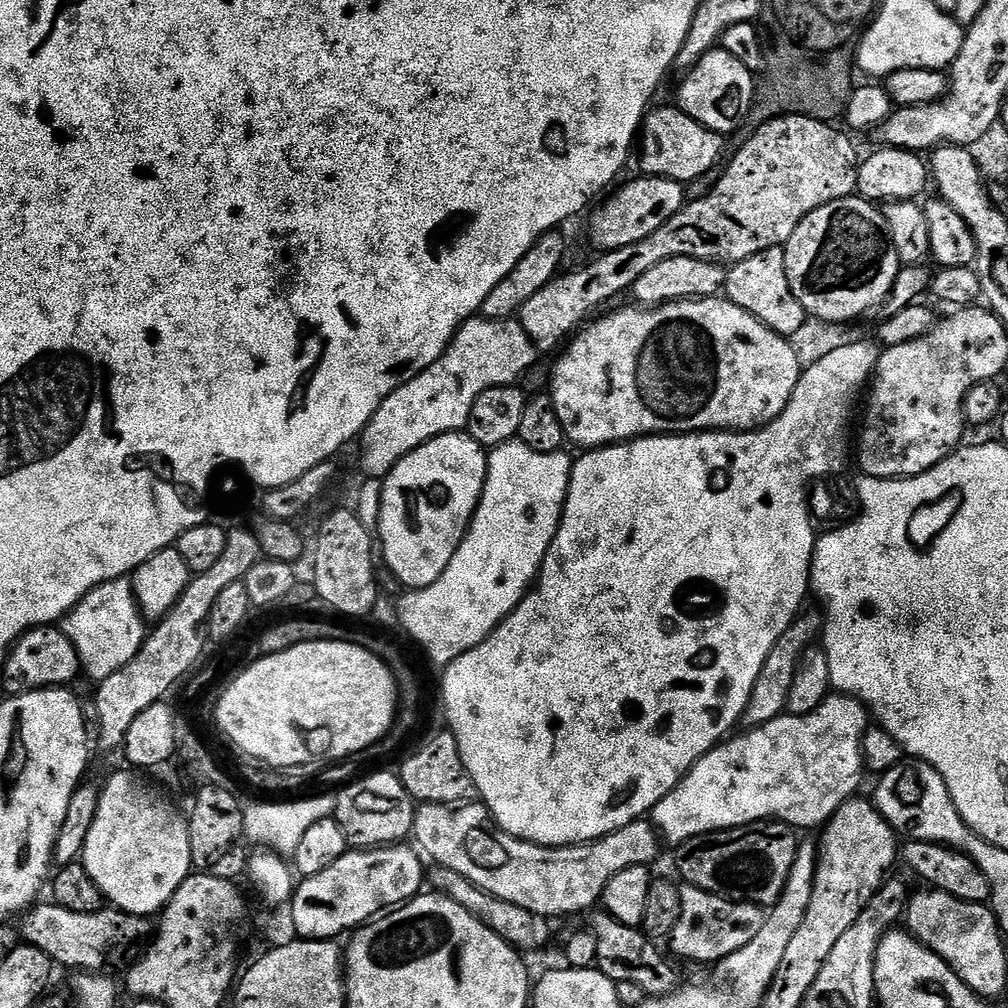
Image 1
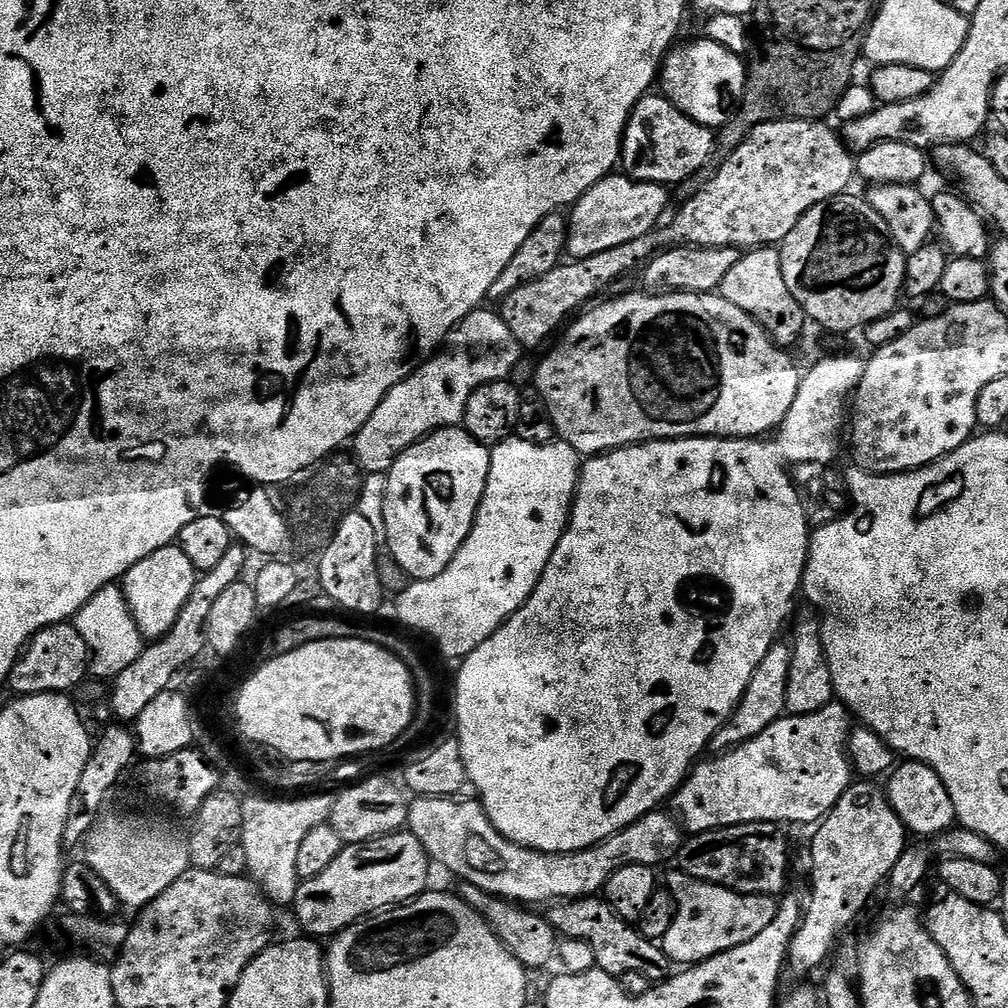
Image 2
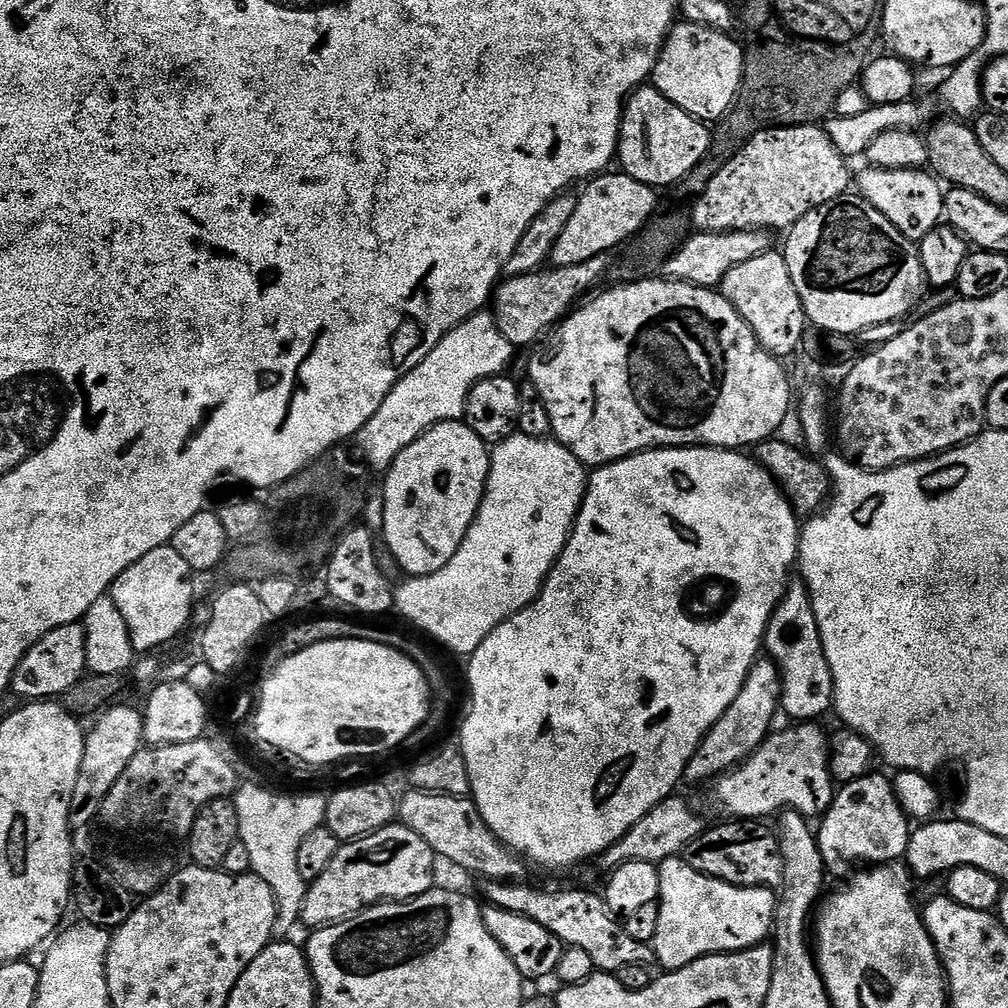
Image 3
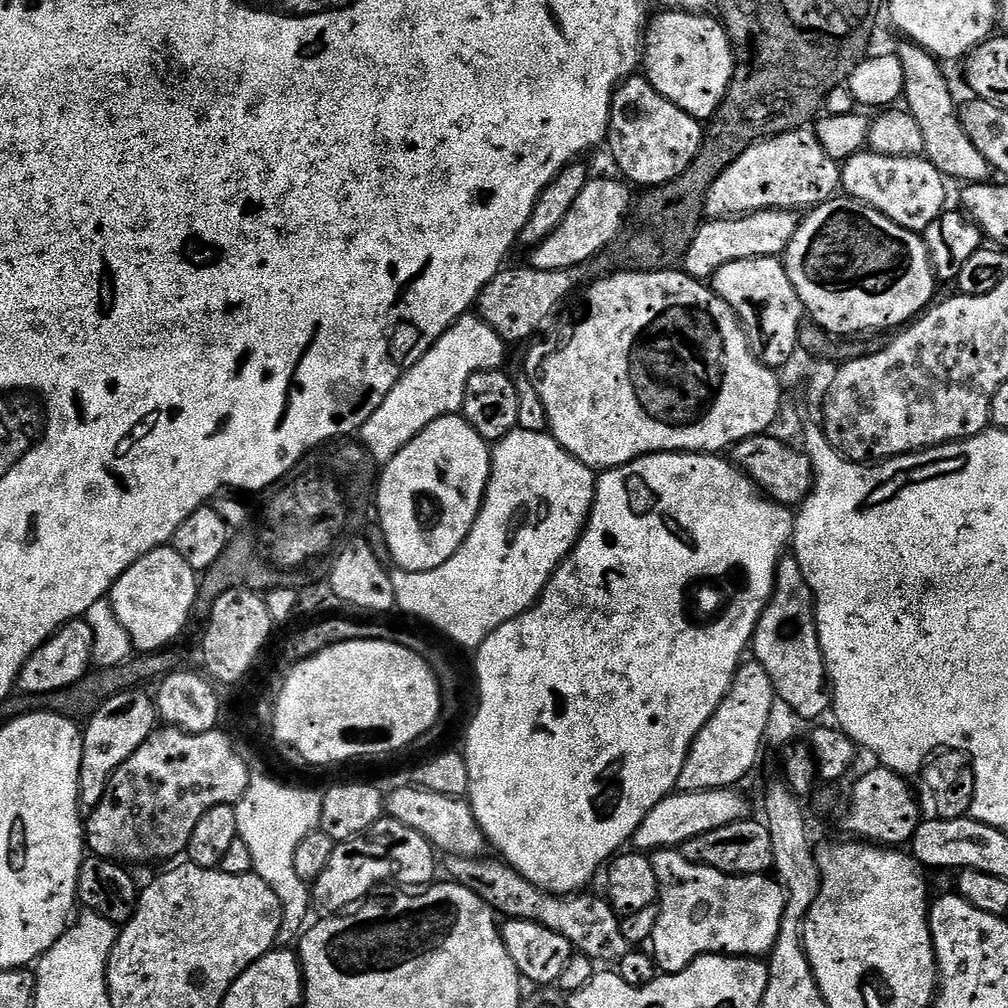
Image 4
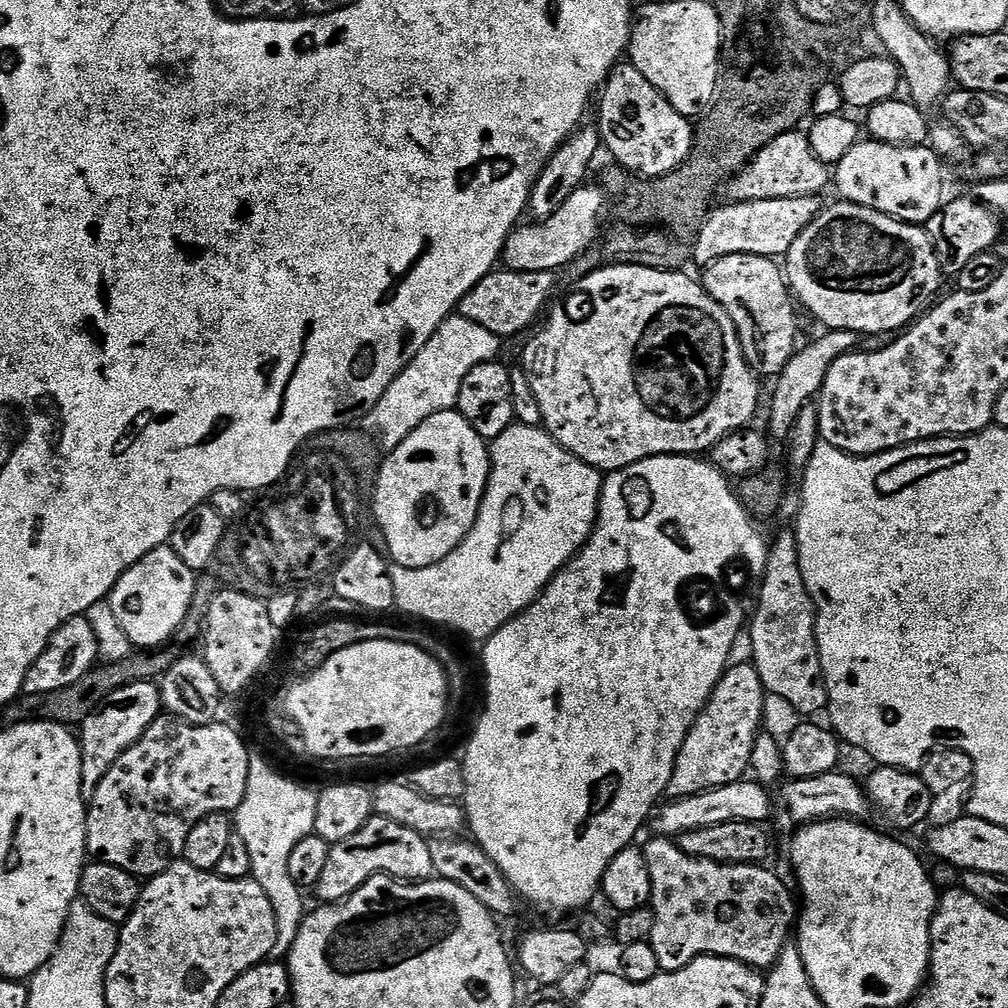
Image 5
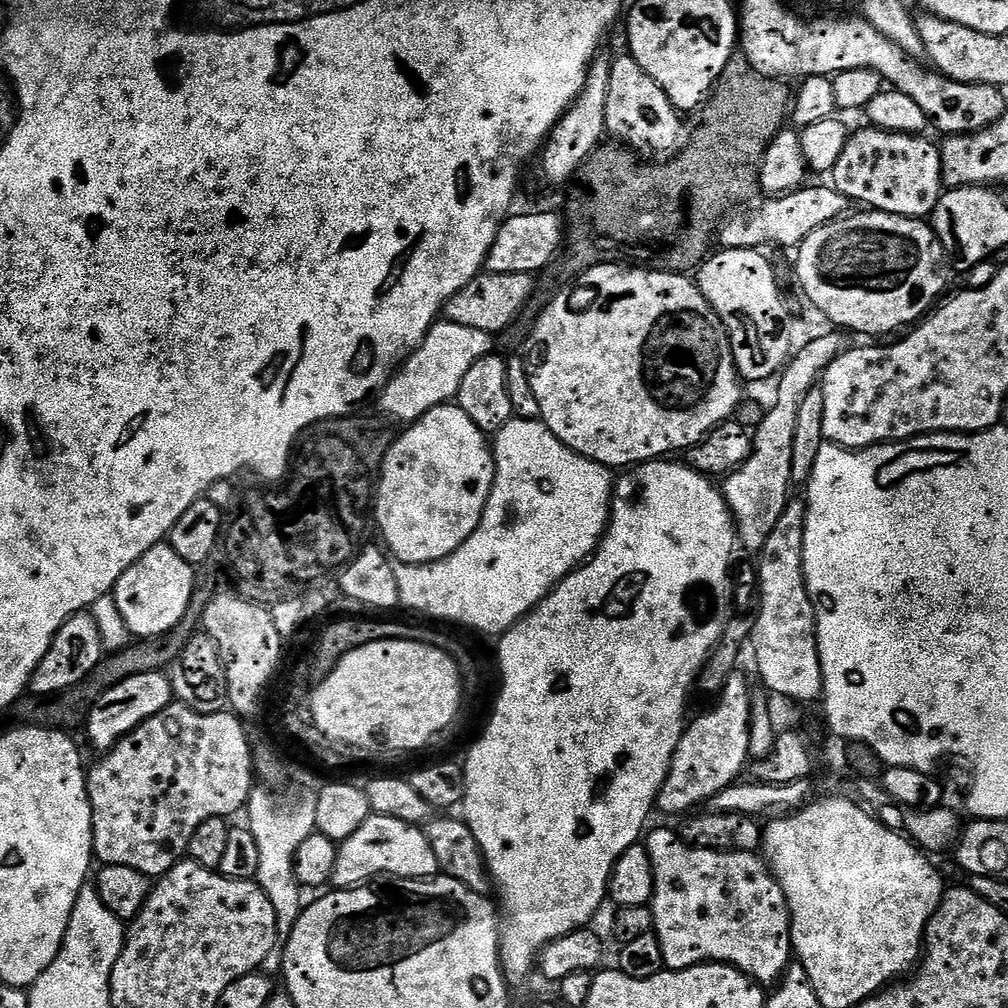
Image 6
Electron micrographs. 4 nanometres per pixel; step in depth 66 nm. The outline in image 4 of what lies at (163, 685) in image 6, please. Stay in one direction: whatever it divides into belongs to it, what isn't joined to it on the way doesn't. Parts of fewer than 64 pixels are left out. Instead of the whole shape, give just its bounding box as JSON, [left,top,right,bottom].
[78,690,158,817]

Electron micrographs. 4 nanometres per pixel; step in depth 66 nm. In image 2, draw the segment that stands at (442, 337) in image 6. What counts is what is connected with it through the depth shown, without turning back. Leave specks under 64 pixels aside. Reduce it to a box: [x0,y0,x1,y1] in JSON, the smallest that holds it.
[350,306,520,474]

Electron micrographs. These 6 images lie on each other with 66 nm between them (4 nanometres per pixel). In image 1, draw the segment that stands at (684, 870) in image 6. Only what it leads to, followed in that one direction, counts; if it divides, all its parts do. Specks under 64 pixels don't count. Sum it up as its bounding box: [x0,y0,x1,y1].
[668,884,766,964]

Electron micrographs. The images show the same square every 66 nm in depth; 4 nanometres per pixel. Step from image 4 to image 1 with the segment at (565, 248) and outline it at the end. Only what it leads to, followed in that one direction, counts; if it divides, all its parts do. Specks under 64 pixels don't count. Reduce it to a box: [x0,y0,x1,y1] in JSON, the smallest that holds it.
[592,175,686,250]

